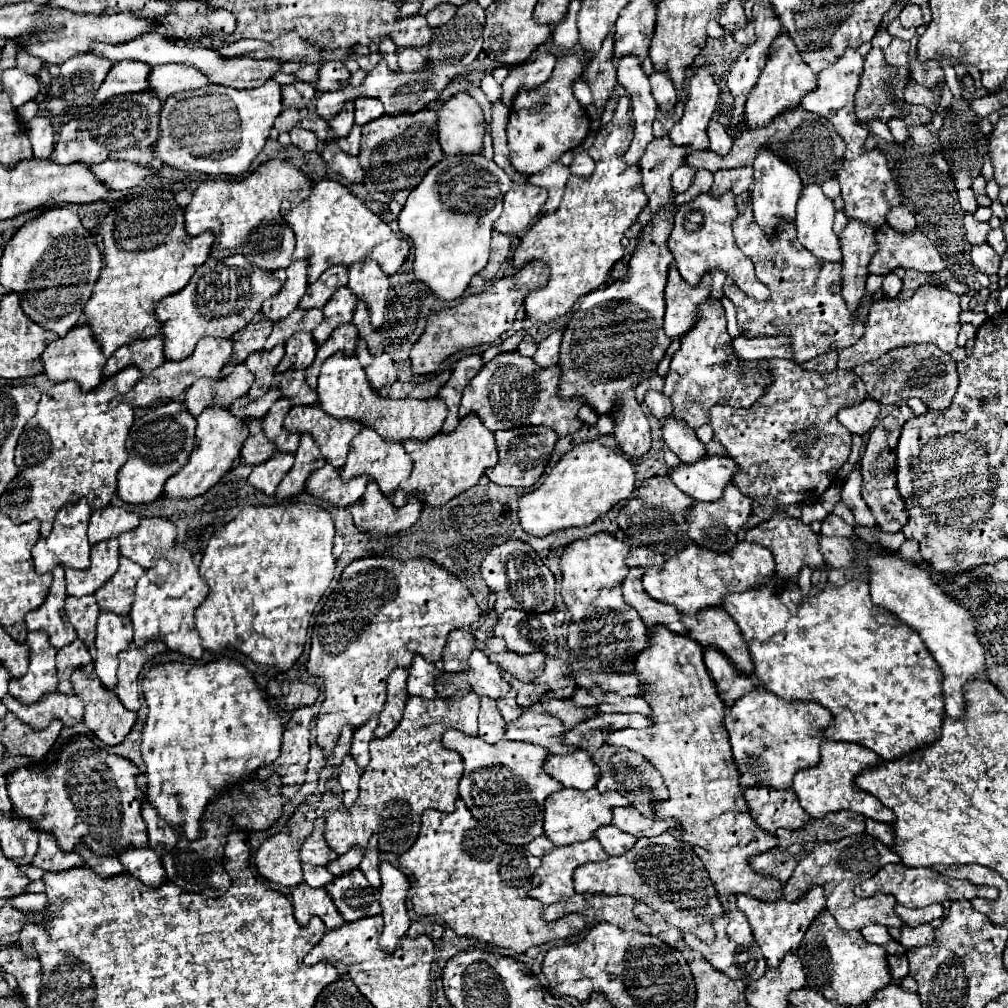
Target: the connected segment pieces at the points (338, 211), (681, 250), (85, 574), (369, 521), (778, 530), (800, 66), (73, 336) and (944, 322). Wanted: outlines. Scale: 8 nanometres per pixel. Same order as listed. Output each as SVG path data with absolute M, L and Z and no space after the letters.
M321 180L313 186L311 196L295 208L285 202L283 218L295 232L297 244L293 260L307 260L307 280L315 282L327 268L335 264L349 266L353 262L375 260L385 276L393 276L407 260L409 242L397 236L377 214L373 214L357 196L333 180Z
M727 192L719 198L711 194L701 194L697 200L691 200L683 206L677 208L675 214L675 224L669 234L669 250L673 252L675 264L685 278L687 284L697 286L703 278L703 274L721 270L727 276L733 278L735 286L745 292L747 296L755 300L767 300L769 298L769 288L757 280L753 262L737 248L731 224L737 218L737 208L735 208L735 198Z
M117 540L93 546L89 570L65 570L67 594L75 598L95 594L117 572L117 568L119 568Z
M369 482L365 496L357 506L351 506L351 516L361 532L393 536L409 530L419 520L421 508L423 504L415 498L411 498L403 508L395 508L385 494L379 494L375 482Z
M777 514L769 522L763 522L755 528L747 530L745 540L753 542L753 544L759 544L763 548L769 548L773 552L773 558L775 558L775 564L777 564L777 574L785 580L793 580L801 572L803 566L809 566L811 570L823 570L827 566L823 554L819 552L819 536L811 530L811 526L803 524L797 518Z
M779 34L771 44L771 50L767 54L767 64L761 70L761 76L759 76L755 88L749 92L749 98L745 104L745 122L753 130L767 126L781 112L785 112L789 108L797 108L801 104L801 98L813 90L817 90L815 74L803 62L803 58L801 58L797 46L791 42L789 34Z
M75 326L65 338L59 338L55 342L51 342L51 346L47 346L47 350L41 354L43 360L43 374L59 384L59 382L67 382L67 380L75 380L79 384L81 390L95 390L95 386L101 384L101 370L107 362L107 358L103 356L103 352L99 350L89 326Z
M923 284L921 288L915 290L915 294L909 300L899 300L899 298L883 298L875 302L869 310L869 316L865 320L865 334L863 338L855 344L849 346L847 350L839 350L839 368L851 370L857 364L877 360L885 352L899 348L899 346L909 346L909 344L927 344L933 342L945 352L953 352L957 348L957 334L959 334L959 306L961 296L935 288L931 284Z

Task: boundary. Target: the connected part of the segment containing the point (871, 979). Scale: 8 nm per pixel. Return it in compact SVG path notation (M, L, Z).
M823 910L823 914L819 914L819 918L815 918L811 928L807 930L797 956L801 958L803 970L807 974L807 988L841 1006L859 1006L863 1002L869 1002L873 1000L877 990L885 988L891 982L887 952L883 950L883 946L871 946L871 942L863 940L861 932L841 930L827 910Z

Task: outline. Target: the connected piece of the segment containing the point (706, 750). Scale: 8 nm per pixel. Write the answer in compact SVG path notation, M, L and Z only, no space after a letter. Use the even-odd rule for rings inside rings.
M657 628L655 632L649 632L651 646L643 650L643 654L635 660L635 674L641 678L643 698L651 706L651 722L653 726L645 730L615 730L607 736L607 744L613 746L625 746L633 752L643 754L661 774L669 788L669 800L655 802L655 814L663 820L677 820L677 828L671 830L674 838L689 844L700 860L705 864L719 900L725 904L731 894L747 894L753 898L759 898L763 902L773 902L783 896L781 882L775 878L767 878L761 874L755 874L749 858L763 854L767 850L777 848L777 838L771 834L763 834L755 822L751 822L751 814L747 810L747 802L743 798L743 790L739 790L739 770L733 762L731 746L729 746L729 734L723 726L725 718L725 704L721 702L717 688L705 668L703 662L703 646L691 638L671 634L663 628Z

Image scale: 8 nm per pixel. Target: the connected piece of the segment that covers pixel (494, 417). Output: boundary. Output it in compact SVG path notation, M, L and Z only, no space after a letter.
M519 352L497 354L467 384L459 406L459 418L465 418L473 412L493 432L509 430L515 426L547 426L555 430L557 436L573 434L583 426L583 422L577 420L577 410L583 406L583 402L563 402L559 394L555 394L557 382L557 366L537 372L531 358L525 358Z

